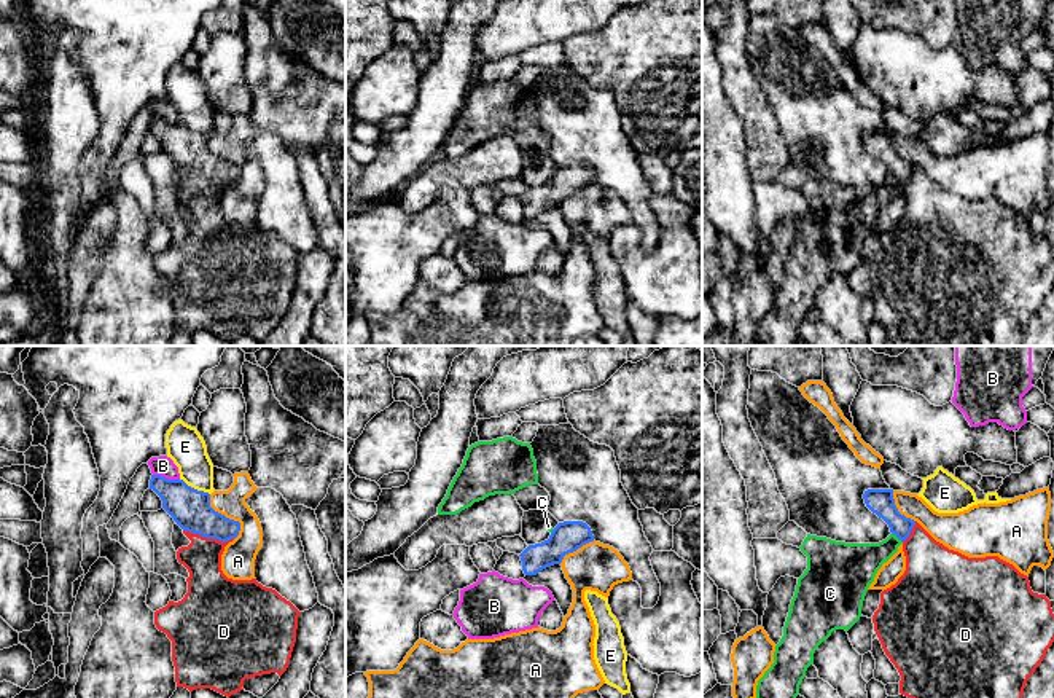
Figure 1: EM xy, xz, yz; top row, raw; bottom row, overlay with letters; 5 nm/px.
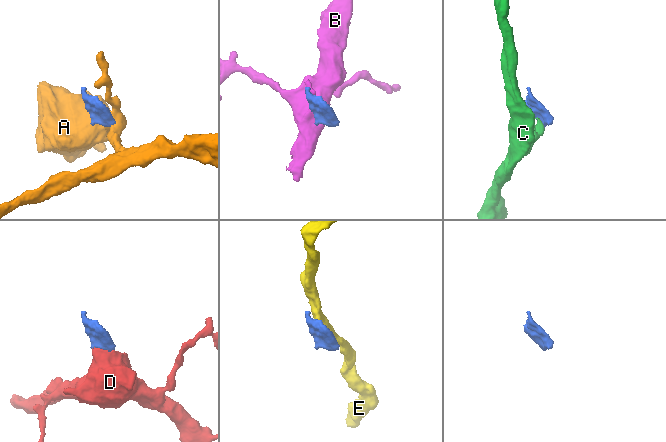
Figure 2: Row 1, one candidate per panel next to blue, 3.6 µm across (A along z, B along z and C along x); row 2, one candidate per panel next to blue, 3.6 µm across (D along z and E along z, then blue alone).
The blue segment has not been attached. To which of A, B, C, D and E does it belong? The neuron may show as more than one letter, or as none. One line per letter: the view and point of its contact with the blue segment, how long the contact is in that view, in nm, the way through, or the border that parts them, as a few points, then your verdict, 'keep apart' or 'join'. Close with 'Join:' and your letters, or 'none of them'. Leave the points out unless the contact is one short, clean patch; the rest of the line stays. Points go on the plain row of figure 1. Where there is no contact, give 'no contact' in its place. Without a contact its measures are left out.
A: meets blue in xy at (228, 161); contact 260 nm long; border along xy (209, 137), (215, 153), (239, 166), (234, 182); keep apart
B: meets blue in xy at (166, 121); contact 140 nm long; keep apart
C: meets blue in yz at (897, 179); contact 80 nm long; border along yz (892, 176), (901, 185); keep apart
D: meets blue in xy at (209, 180); contact 260 nm long; runs through xy (190, 152), (209, 180), (207, 230); join
E: meets blue in xy at (193, 131); contact 180 nm long; border along xy (179, 121), (209, 137); keep apart
Join: D

